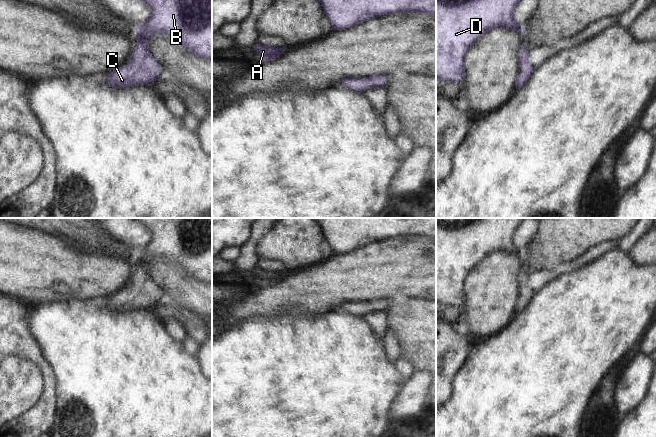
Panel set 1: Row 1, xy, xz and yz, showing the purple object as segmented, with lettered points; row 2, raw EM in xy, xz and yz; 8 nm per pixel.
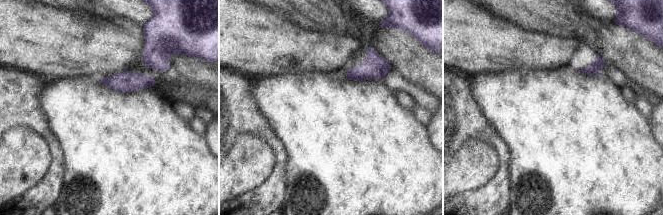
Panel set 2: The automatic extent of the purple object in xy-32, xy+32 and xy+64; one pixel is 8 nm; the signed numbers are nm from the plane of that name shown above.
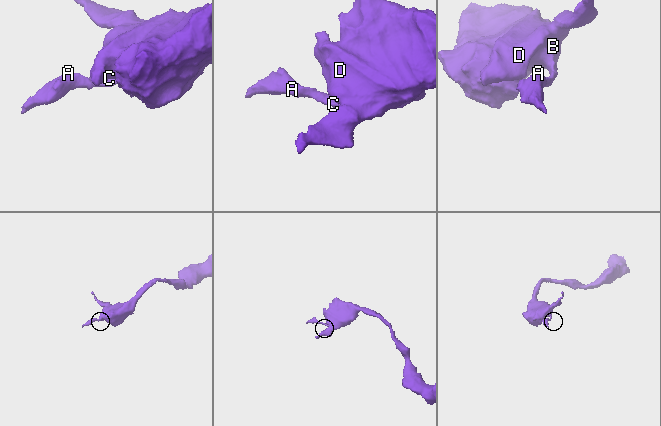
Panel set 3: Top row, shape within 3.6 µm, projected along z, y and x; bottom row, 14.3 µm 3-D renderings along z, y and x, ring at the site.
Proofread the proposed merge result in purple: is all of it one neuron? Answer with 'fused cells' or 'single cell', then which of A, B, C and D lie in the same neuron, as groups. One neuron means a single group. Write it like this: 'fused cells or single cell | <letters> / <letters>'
single cell | A B C D

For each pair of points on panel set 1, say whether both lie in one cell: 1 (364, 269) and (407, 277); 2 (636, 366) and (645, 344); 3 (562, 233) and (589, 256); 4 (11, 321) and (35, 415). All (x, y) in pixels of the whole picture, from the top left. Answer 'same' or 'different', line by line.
1: same
2: different
3: different
4: same

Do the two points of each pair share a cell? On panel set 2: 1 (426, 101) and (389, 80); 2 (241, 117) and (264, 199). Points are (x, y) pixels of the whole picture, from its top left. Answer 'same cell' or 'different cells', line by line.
1: same cell
2: same cell

